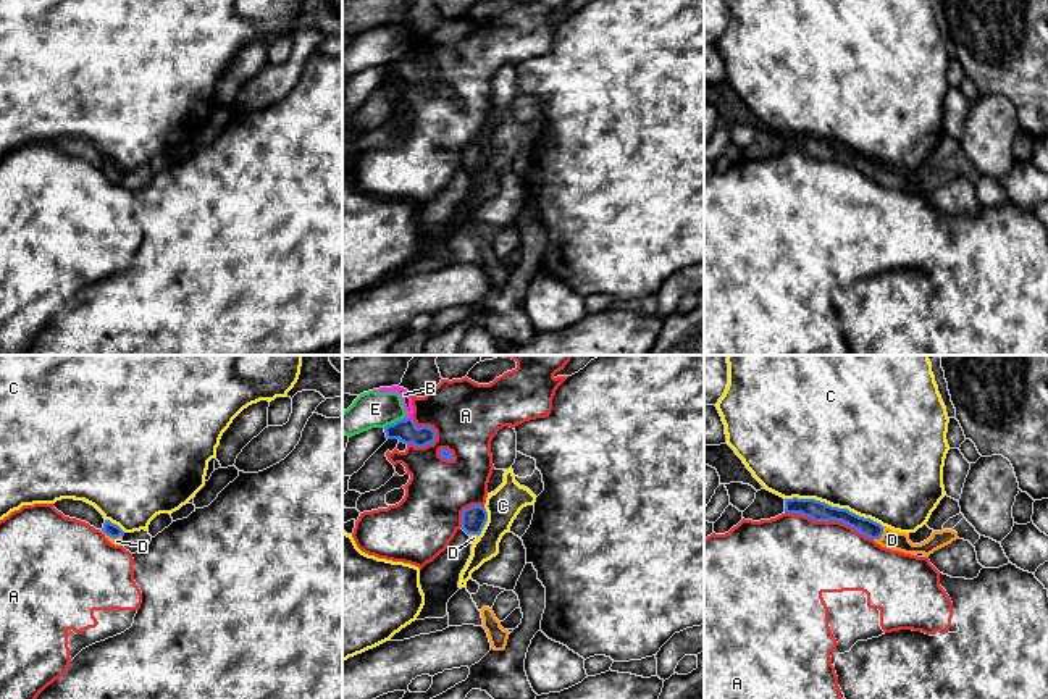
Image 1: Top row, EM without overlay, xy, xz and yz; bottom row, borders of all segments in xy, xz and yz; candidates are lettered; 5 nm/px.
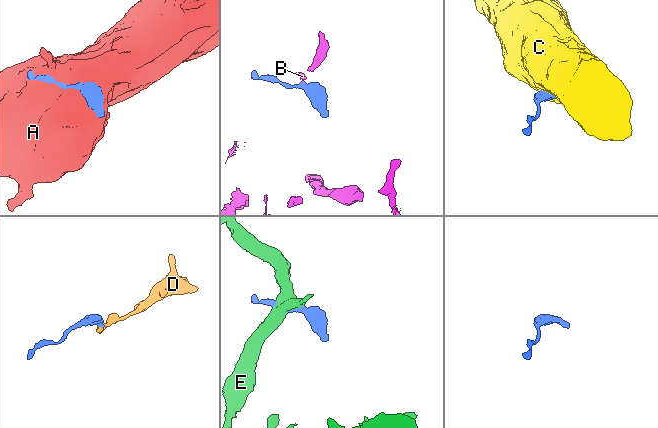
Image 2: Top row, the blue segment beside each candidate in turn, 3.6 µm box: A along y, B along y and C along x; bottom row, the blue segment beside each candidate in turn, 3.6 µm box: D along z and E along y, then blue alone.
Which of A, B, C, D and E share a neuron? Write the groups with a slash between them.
A / B E / C / D

